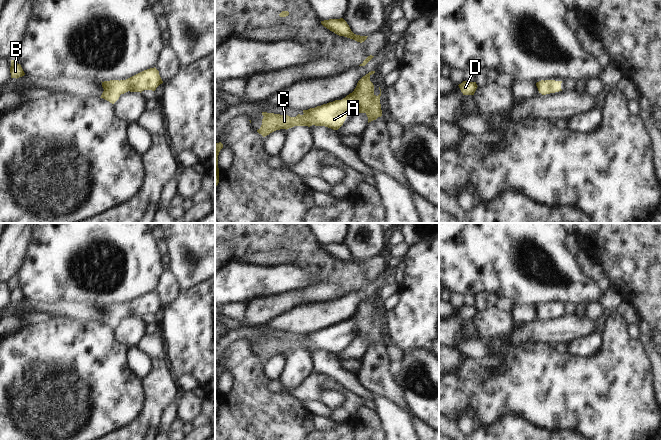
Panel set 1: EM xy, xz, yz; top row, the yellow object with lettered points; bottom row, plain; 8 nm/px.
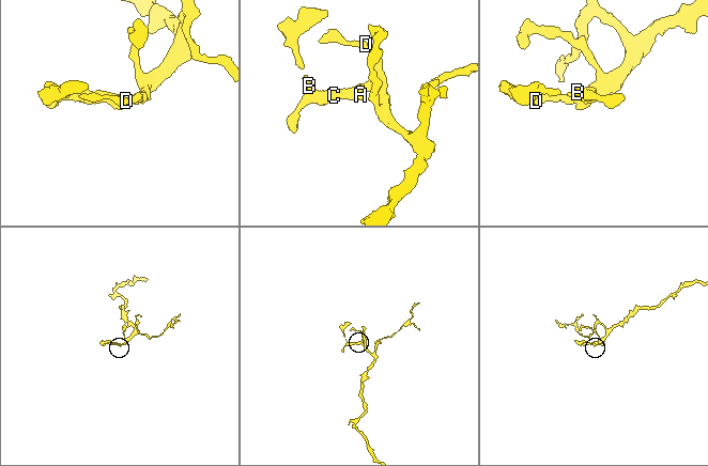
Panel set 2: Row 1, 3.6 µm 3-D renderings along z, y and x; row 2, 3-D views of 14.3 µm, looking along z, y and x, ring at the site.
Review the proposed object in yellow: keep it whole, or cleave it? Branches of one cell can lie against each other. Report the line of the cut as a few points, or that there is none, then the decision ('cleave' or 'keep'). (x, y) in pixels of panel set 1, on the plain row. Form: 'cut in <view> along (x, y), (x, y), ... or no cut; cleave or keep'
no cut; keep

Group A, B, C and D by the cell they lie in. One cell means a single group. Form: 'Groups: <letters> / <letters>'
Groups: A B C D.

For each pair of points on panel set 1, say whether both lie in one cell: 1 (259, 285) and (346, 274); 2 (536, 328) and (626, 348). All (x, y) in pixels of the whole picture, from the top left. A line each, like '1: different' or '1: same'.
1: different
2: different

